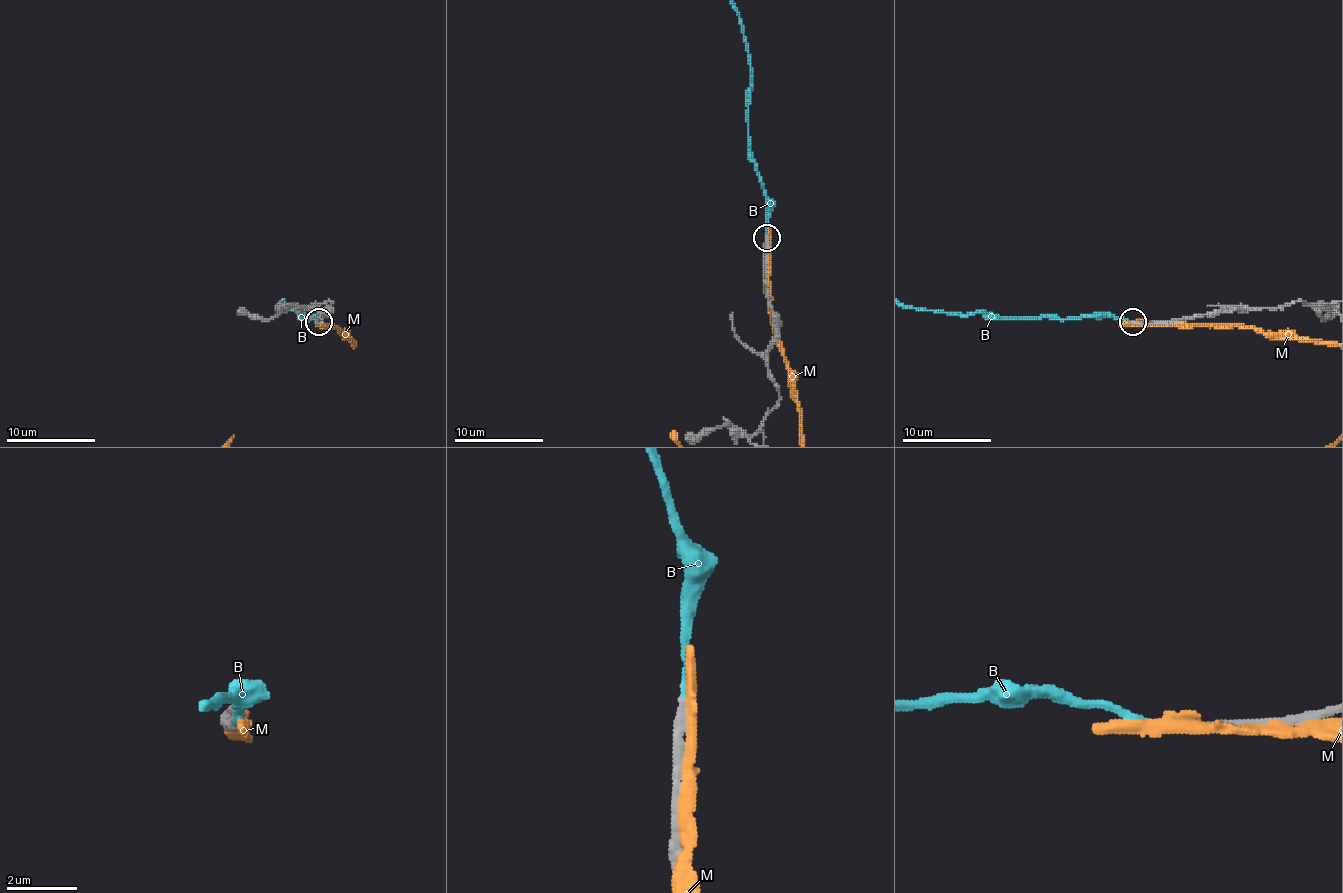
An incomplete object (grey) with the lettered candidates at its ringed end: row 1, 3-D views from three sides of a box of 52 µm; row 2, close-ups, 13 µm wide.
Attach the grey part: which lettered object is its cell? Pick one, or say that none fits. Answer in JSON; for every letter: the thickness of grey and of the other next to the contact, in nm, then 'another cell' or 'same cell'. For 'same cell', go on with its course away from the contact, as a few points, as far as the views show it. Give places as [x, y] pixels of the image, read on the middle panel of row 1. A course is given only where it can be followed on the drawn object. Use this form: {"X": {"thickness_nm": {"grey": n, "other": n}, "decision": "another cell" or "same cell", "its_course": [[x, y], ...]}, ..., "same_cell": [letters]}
{"B": {"thickness_nm": {"grey": 280, "other": 220}, "decision": "same cell"}, "M": {"thickness_nm": {"grey": 240, "other": 300}, "decision": "another cell"}, "same_cell": ["B"]}

